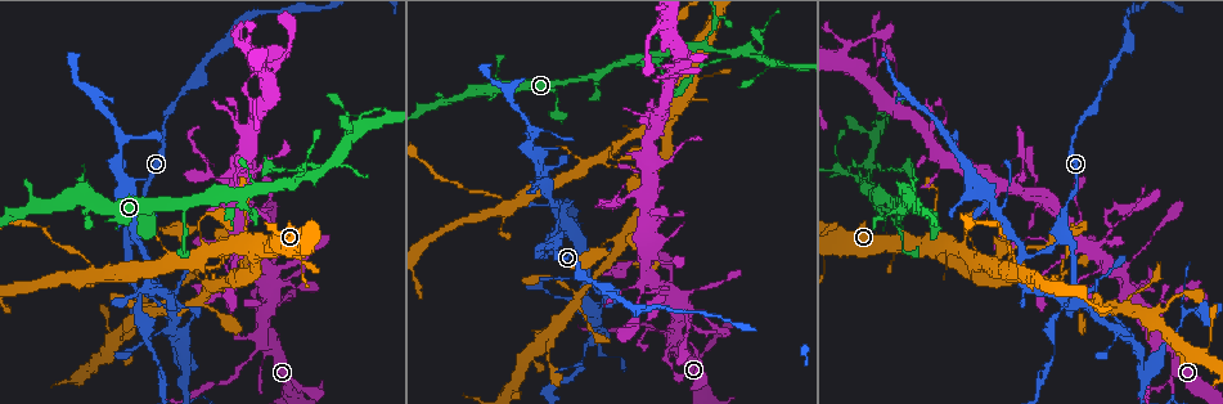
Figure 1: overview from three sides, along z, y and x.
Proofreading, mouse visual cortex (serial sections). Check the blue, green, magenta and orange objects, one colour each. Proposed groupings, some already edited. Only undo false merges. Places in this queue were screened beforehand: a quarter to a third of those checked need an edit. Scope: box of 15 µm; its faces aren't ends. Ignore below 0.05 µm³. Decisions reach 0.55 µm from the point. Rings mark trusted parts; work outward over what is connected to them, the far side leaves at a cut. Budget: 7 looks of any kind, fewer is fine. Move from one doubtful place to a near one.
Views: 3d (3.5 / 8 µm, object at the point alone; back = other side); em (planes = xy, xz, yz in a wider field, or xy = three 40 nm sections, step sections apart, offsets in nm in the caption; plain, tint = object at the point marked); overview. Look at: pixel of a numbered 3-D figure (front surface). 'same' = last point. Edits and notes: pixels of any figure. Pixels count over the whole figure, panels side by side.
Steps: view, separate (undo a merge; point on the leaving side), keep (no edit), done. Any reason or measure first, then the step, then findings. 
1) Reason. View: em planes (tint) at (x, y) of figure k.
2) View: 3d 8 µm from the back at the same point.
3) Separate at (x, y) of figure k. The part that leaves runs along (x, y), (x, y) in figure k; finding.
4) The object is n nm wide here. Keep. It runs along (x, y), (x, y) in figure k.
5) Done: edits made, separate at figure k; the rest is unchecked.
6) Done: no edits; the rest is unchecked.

View: 3d 8 µm at (250, 248) of figure 1.

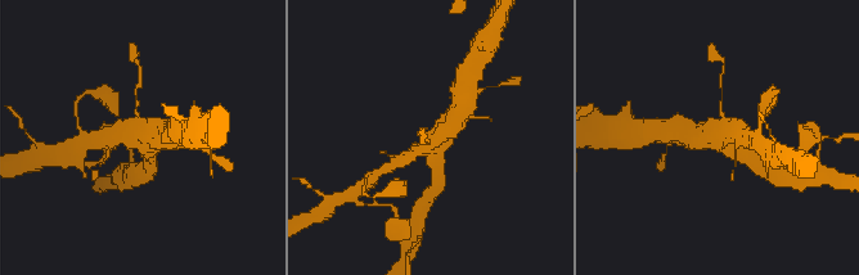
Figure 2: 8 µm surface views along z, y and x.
Zoom in. View: 3d 3.5 µm from the back at (729, 136) of figure 2.

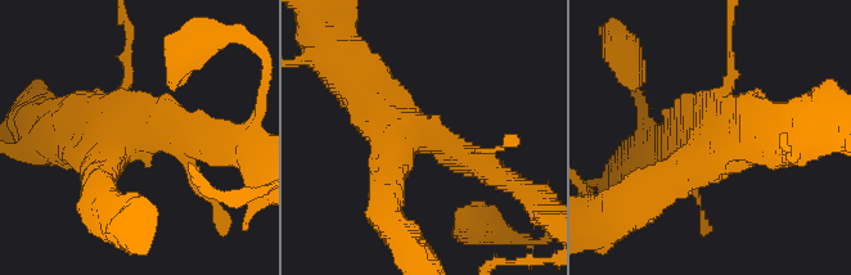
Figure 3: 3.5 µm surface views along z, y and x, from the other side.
Keep. It runs along (792, 138), (737, 138), (657, 188) in figure 3; continuous, no second cell.

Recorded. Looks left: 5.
Sharp bend. View: 3d 8 µm from the back at (556, 240) of figure 1.

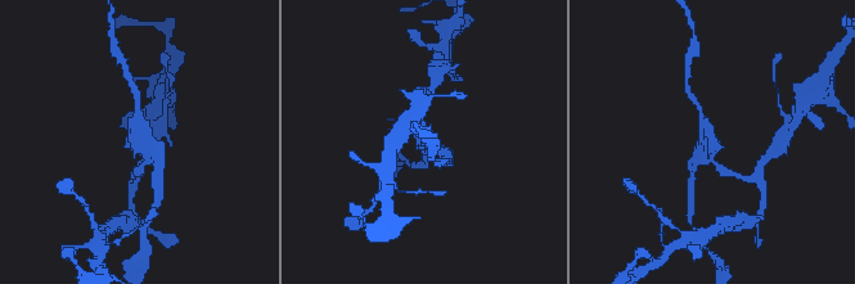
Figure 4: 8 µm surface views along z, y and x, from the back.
View: 3d 3.5 µm at (136, 141) of figure 4.

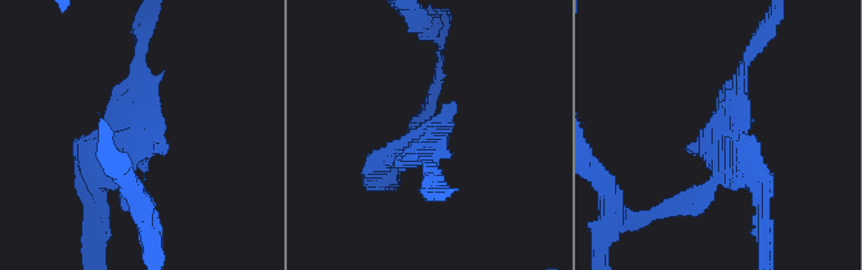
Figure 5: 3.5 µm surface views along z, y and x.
3 arms meet here; the arms are 150, 200, 300 nm wide; need the tissue. View: em planes (tint) at (722, 135) of figure 5.

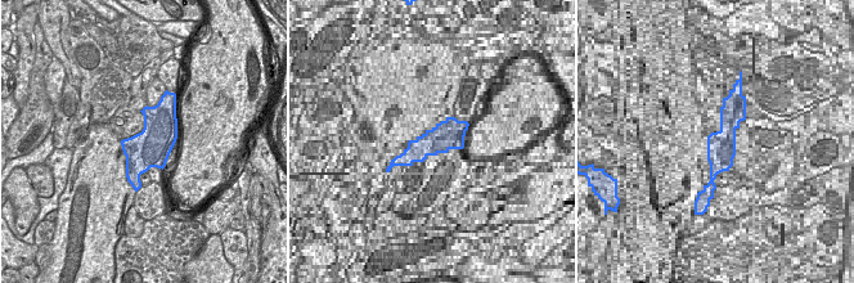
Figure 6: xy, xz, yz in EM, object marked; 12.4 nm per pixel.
The object is 480 nm wide here. Keep. It runs along (746, 62), (723, 117), (717, 180), (691, 205) in figure 5; continuous, no second cell.

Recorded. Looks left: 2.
Sharp bend. View: 3d 3.5 µm from the back at (258, 340) of figure 1.

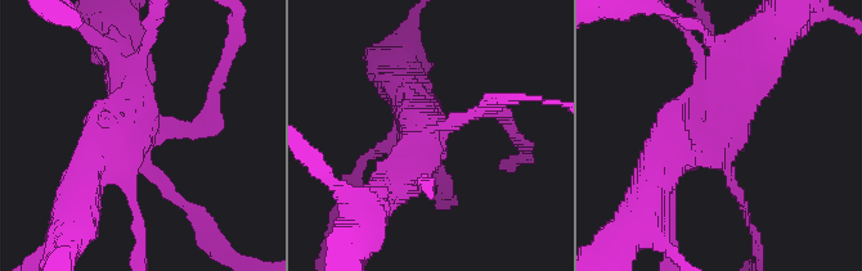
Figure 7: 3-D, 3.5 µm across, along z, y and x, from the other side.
Shape alone is not enough. View: em xy step 1 (tint) at (438, 129) of figure 7.

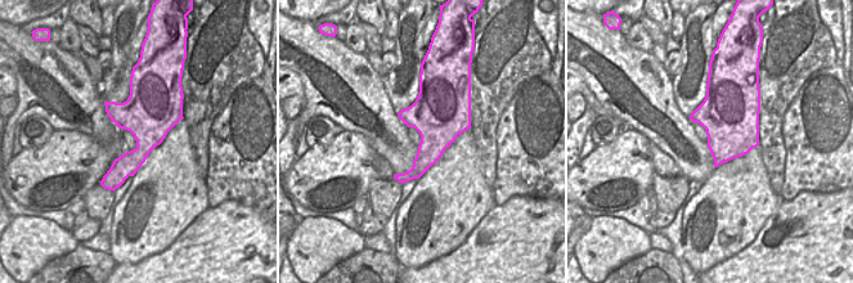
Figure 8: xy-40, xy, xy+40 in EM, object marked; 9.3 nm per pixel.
Keep. It runs along (660, 170), (710, 134), (759, 52) in figure 7; all the same cell.

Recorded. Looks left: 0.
Done: no edits; the rest is unchecked.

